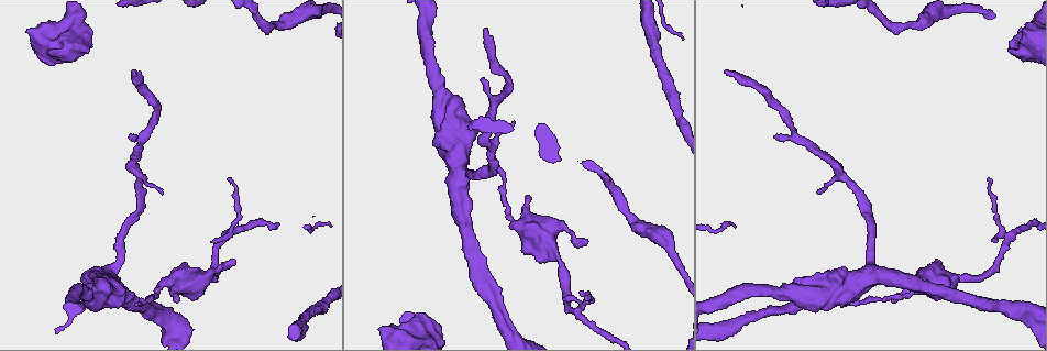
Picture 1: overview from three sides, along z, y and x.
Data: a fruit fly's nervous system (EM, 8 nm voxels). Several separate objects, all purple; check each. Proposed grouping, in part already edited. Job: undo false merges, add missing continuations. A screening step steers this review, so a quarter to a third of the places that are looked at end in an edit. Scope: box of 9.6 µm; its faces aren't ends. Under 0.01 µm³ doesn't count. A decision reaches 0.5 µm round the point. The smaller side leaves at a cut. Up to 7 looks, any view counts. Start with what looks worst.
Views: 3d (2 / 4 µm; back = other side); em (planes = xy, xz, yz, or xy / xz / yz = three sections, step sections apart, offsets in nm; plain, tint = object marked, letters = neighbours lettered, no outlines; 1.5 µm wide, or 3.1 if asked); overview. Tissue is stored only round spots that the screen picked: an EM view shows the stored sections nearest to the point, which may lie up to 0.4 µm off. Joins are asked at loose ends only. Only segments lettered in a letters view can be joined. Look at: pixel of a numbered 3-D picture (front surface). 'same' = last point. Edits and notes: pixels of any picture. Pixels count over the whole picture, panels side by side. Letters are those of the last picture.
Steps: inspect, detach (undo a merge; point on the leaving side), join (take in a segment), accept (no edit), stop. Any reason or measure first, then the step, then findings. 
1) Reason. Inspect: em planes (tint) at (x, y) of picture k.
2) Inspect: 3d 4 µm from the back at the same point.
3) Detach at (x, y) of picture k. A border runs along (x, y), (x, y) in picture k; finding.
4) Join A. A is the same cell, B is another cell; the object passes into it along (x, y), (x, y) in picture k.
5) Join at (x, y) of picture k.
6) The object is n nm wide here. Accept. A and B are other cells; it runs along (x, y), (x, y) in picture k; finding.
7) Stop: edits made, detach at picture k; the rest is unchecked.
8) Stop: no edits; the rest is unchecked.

End of a long branch. Inspect: 3d 2 µm at (131, 71) of picture 1.

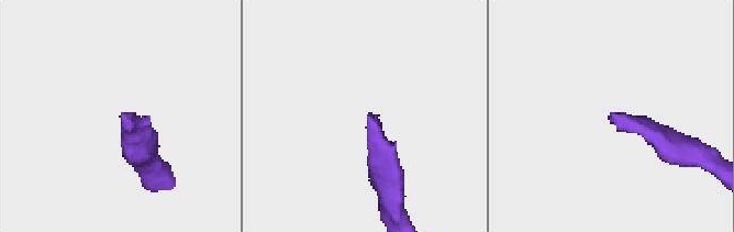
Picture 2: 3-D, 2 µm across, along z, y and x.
Now the EM. Inspect: em planes (letters) at (369, 112) of picture 2.

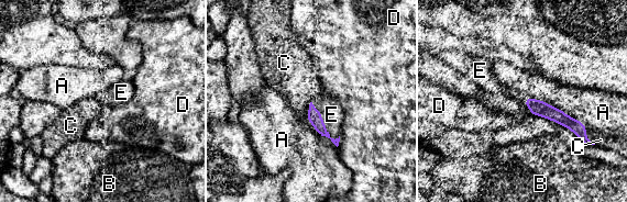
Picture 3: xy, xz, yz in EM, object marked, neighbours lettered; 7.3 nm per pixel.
The longest contact is with A, 500 nm. Join E. E is the same cell, A, B, C and D are other cells; the neuron continues.

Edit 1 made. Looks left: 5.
Inspect: overview.

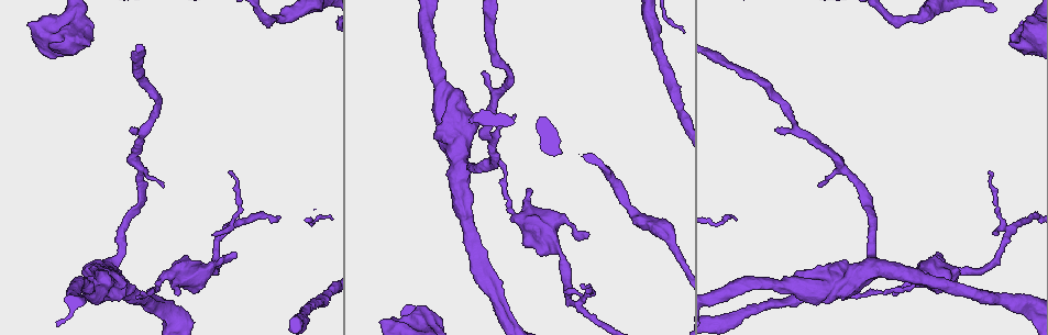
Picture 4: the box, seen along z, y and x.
Free end. Inspect: em planes (letters) at (937, 253) of picture 4.

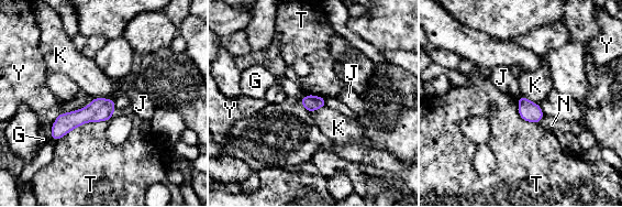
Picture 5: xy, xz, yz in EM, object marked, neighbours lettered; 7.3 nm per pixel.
The object is 120 nm wide here. Accept. G, J, K, N, T and Y are other cells; a border runs along (92, 98), (111, 98), (113, 100) in picture 5; none of them fits.

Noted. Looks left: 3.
An open end. Inspect: 3d 2 µm at (1010, 40) of picture 4.

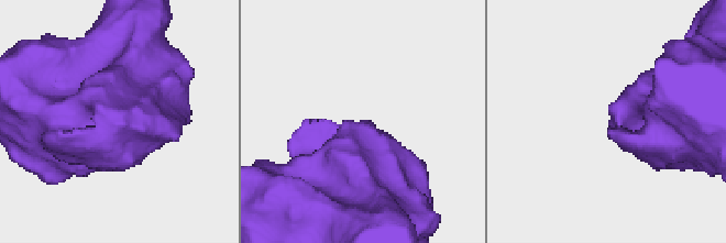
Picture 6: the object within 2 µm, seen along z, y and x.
Need the tissue. Inspect: em planes (letters) at (330, 120) of picture 6.

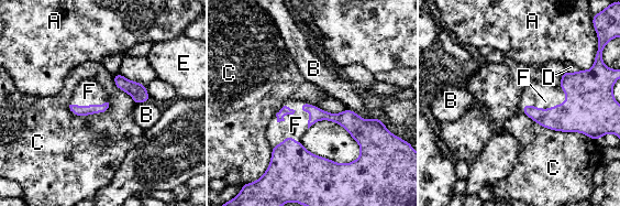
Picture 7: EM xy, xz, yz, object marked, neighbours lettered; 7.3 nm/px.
Join F. F is the same cell, A, B, C, D and E are other cells; it goes on there.

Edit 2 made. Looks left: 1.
Stop: edits made, join at picture 3, join at picture 7; the rest is unchecked.

